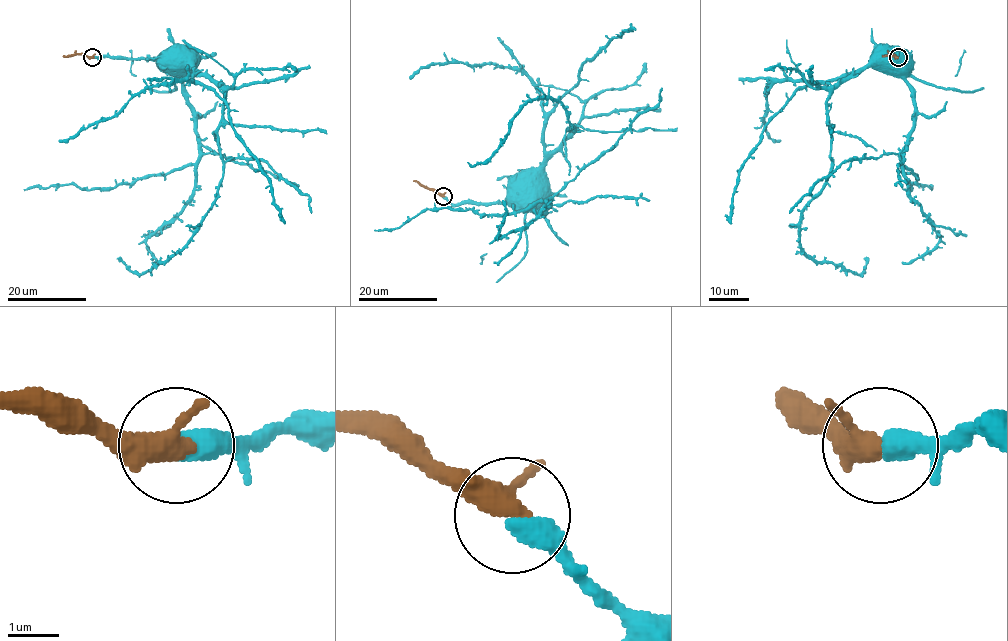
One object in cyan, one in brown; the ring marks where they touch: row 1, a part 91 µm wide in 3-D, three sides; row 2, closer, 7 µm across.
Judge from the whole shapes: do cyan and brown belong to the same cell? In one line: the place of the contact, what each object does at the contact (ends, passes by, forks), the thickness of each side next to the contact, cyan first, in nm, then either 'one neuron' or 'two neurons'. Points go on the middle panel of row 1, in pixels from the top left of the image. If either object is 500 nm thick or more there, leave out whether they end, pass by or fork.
at (443, 196); cyan ends there; brown passes by; 480 nm thick on the cyan side, 360 nm on the other; one neuron

